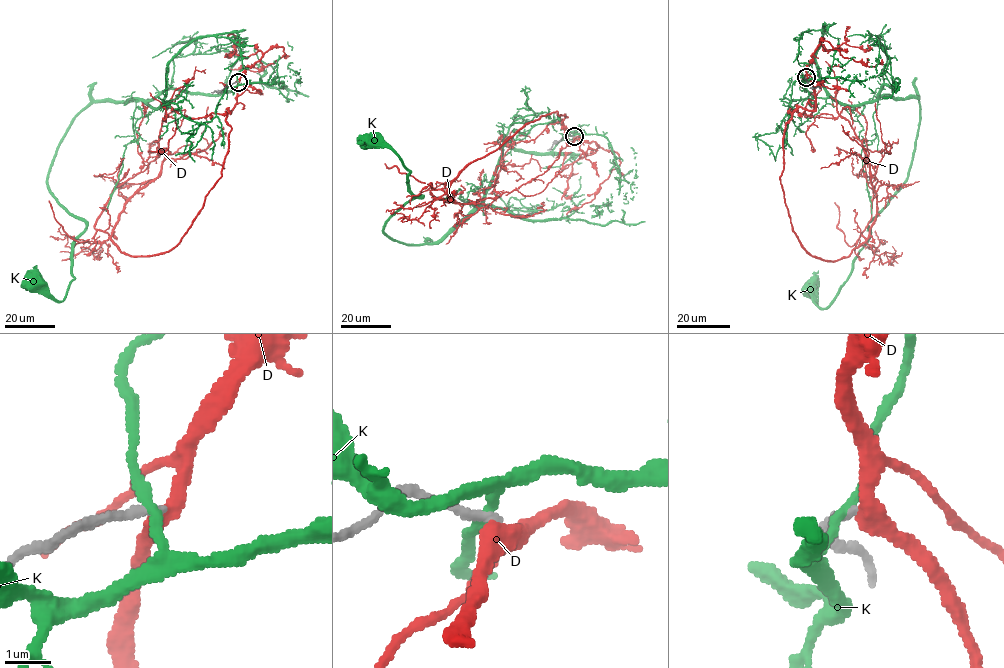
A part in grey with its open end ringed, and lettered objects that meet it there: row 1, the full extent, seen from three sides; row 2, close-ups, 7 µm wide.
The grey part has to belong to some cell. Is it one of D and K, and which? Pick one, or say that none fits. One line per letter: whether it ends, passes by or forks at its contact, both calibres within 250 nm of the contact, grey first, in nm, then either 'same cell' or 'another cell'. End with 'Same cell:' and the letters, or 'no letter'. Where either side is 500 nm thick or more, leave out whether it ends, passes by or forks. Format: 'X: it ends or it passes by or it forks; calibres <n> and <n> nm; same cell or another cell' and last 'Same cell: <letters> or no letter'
D: it passes by; calibres 180 and 340 nm; same cell
K: it passes by; calibres 190 and 190 nm; another cell
Same cell: D

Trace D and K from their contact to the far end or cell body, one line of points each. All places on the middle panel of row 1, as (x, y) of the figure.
D: (574, 137), (567, 145), (557, 112), (527, 123), (451, 182), (455, 202), (500, 194), (511, 138), (484, 143)
K: (573, 137), (545, 112), (516, 119), (484, 199), (420, 244), (384, 231), (421, 197), (410, 172), (362, 145)

